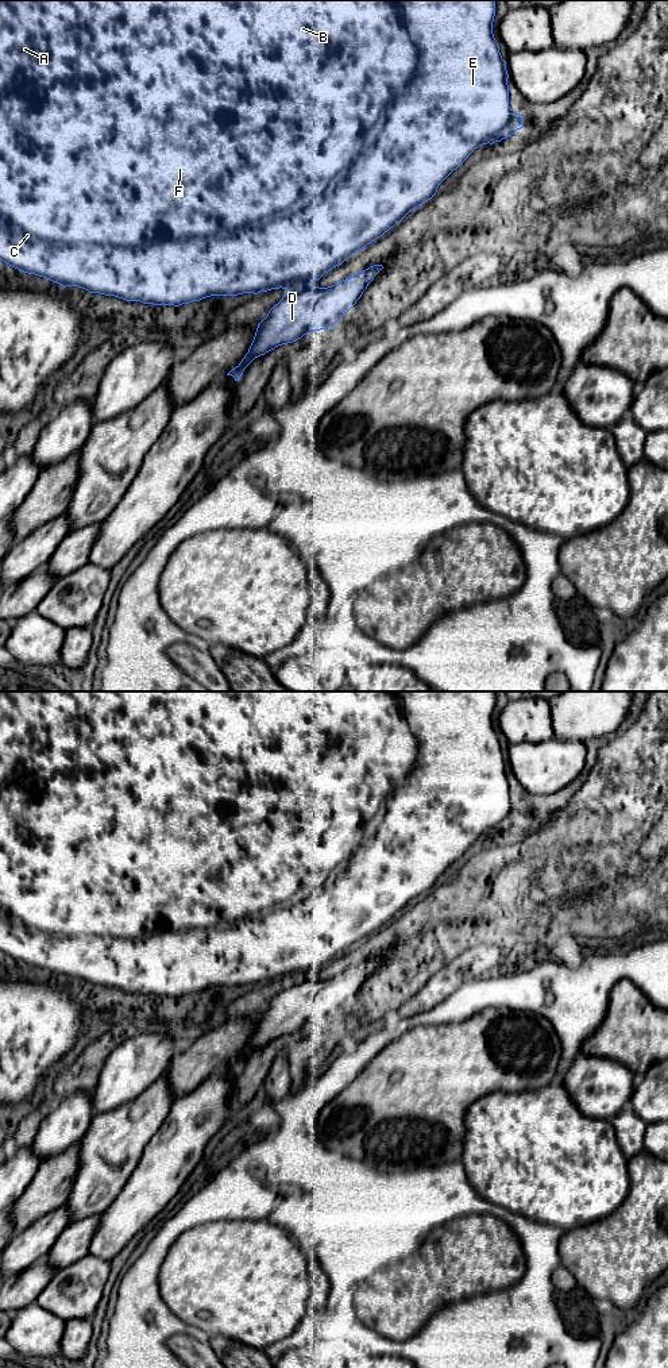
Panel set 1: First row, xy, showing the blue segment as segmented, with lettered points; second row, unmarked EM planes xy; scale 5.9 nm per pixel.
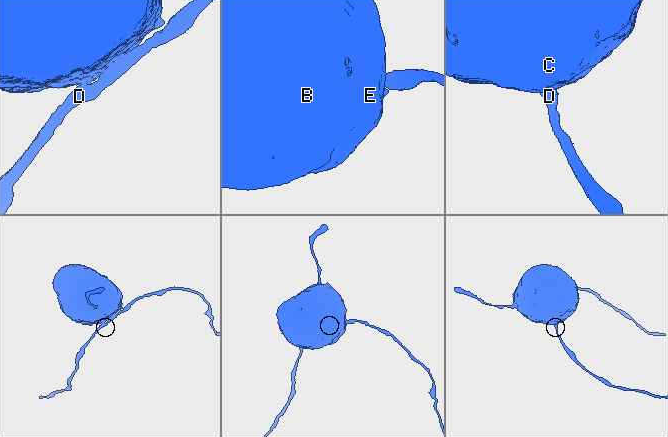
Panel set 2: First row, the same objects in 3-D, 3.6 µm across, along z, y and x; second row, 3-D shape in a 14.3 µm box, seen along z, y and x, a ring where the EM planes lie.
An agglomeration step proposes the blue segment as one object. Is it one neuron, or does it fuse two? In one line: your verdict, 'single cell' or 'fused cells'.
fused cells

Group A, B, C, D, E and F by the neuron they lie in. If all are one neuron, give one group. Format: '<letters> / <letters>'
A B C E F / D

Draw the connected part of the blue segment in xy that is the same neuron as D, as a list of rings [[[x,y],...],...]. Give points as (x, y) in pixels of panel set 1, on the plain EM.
[[[382,956],[370,957],[328,979],[309,975],[287,980],[282,991],[258,1016],[248,1044],[227,1067],[239,1072],[255,1049],[278,1037],[293,1034],[310,1022],[325,1021],[337,1014],[354,999],[382,960]]]

